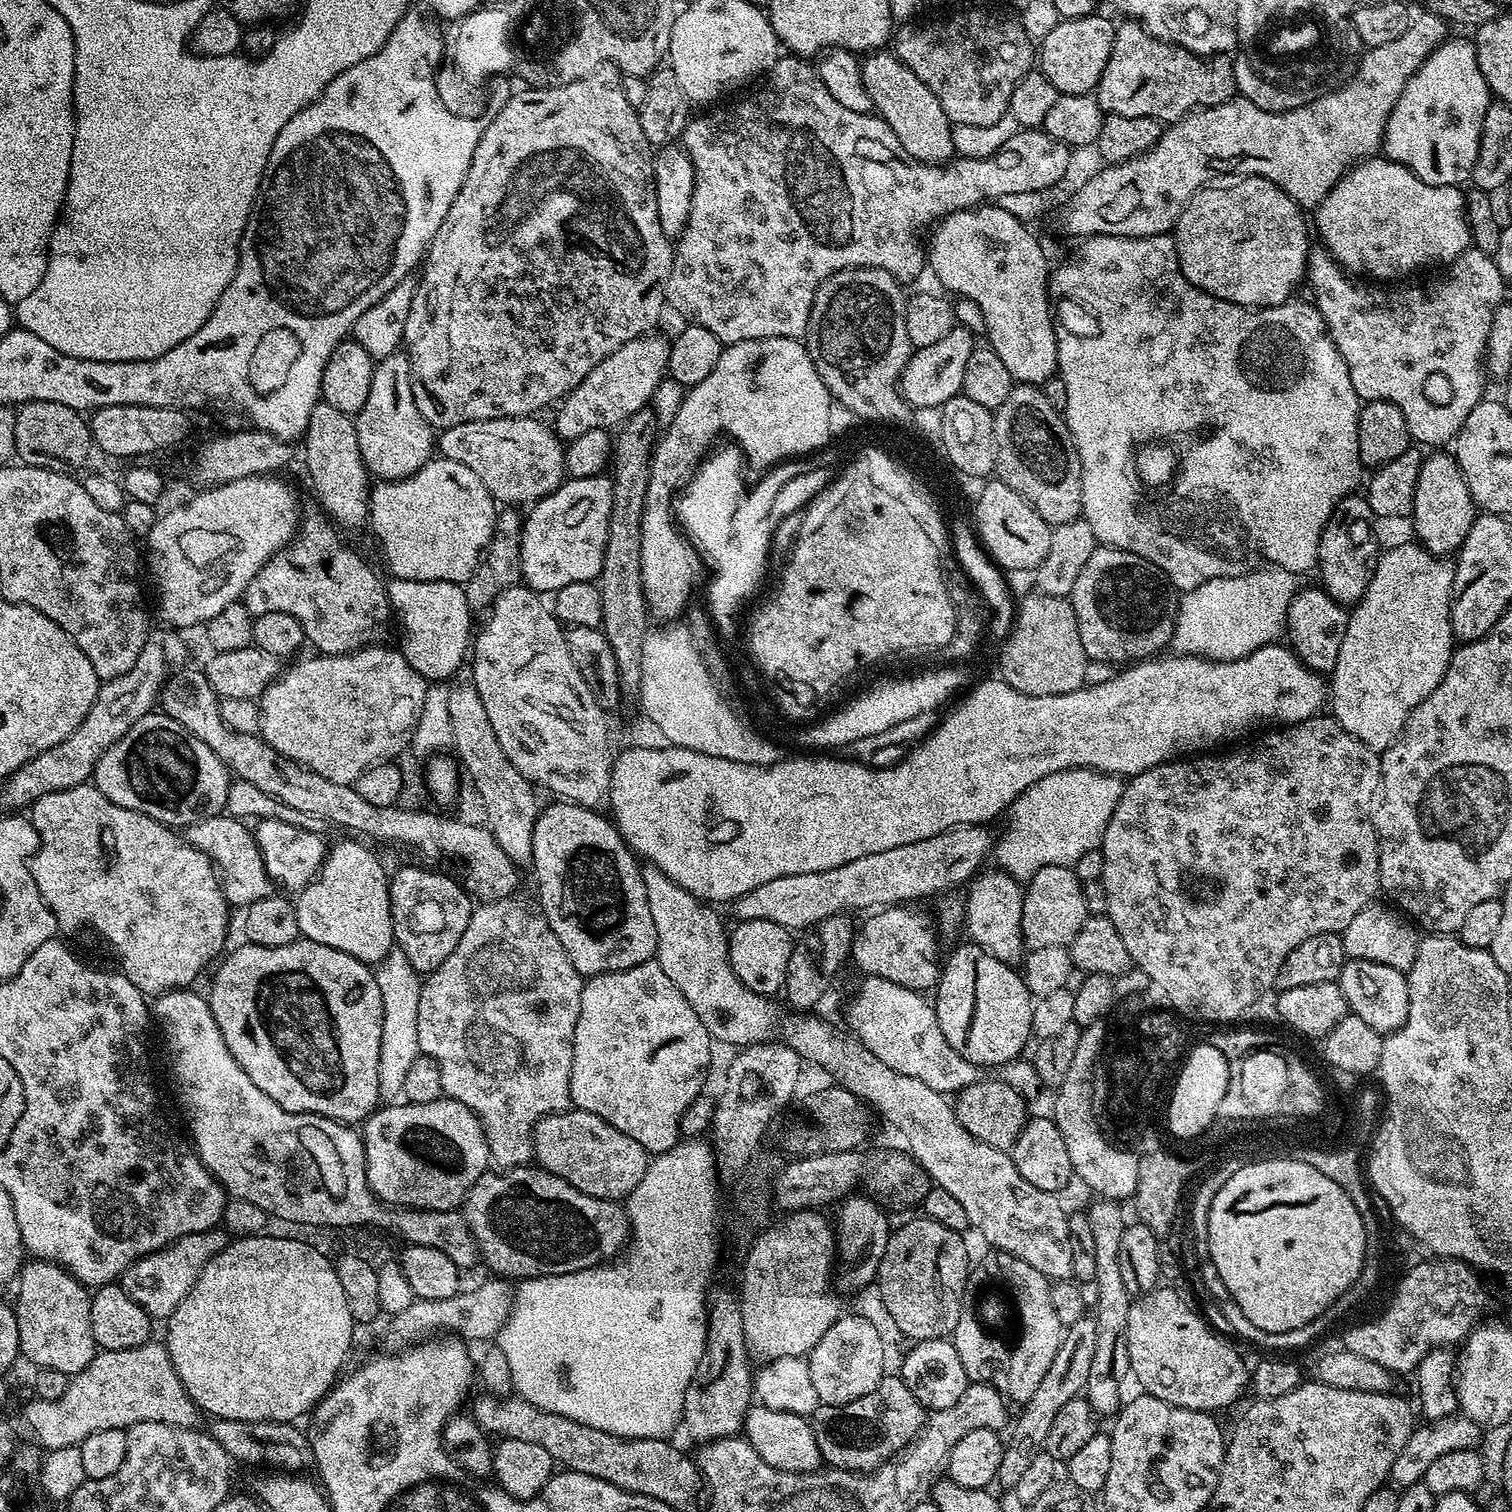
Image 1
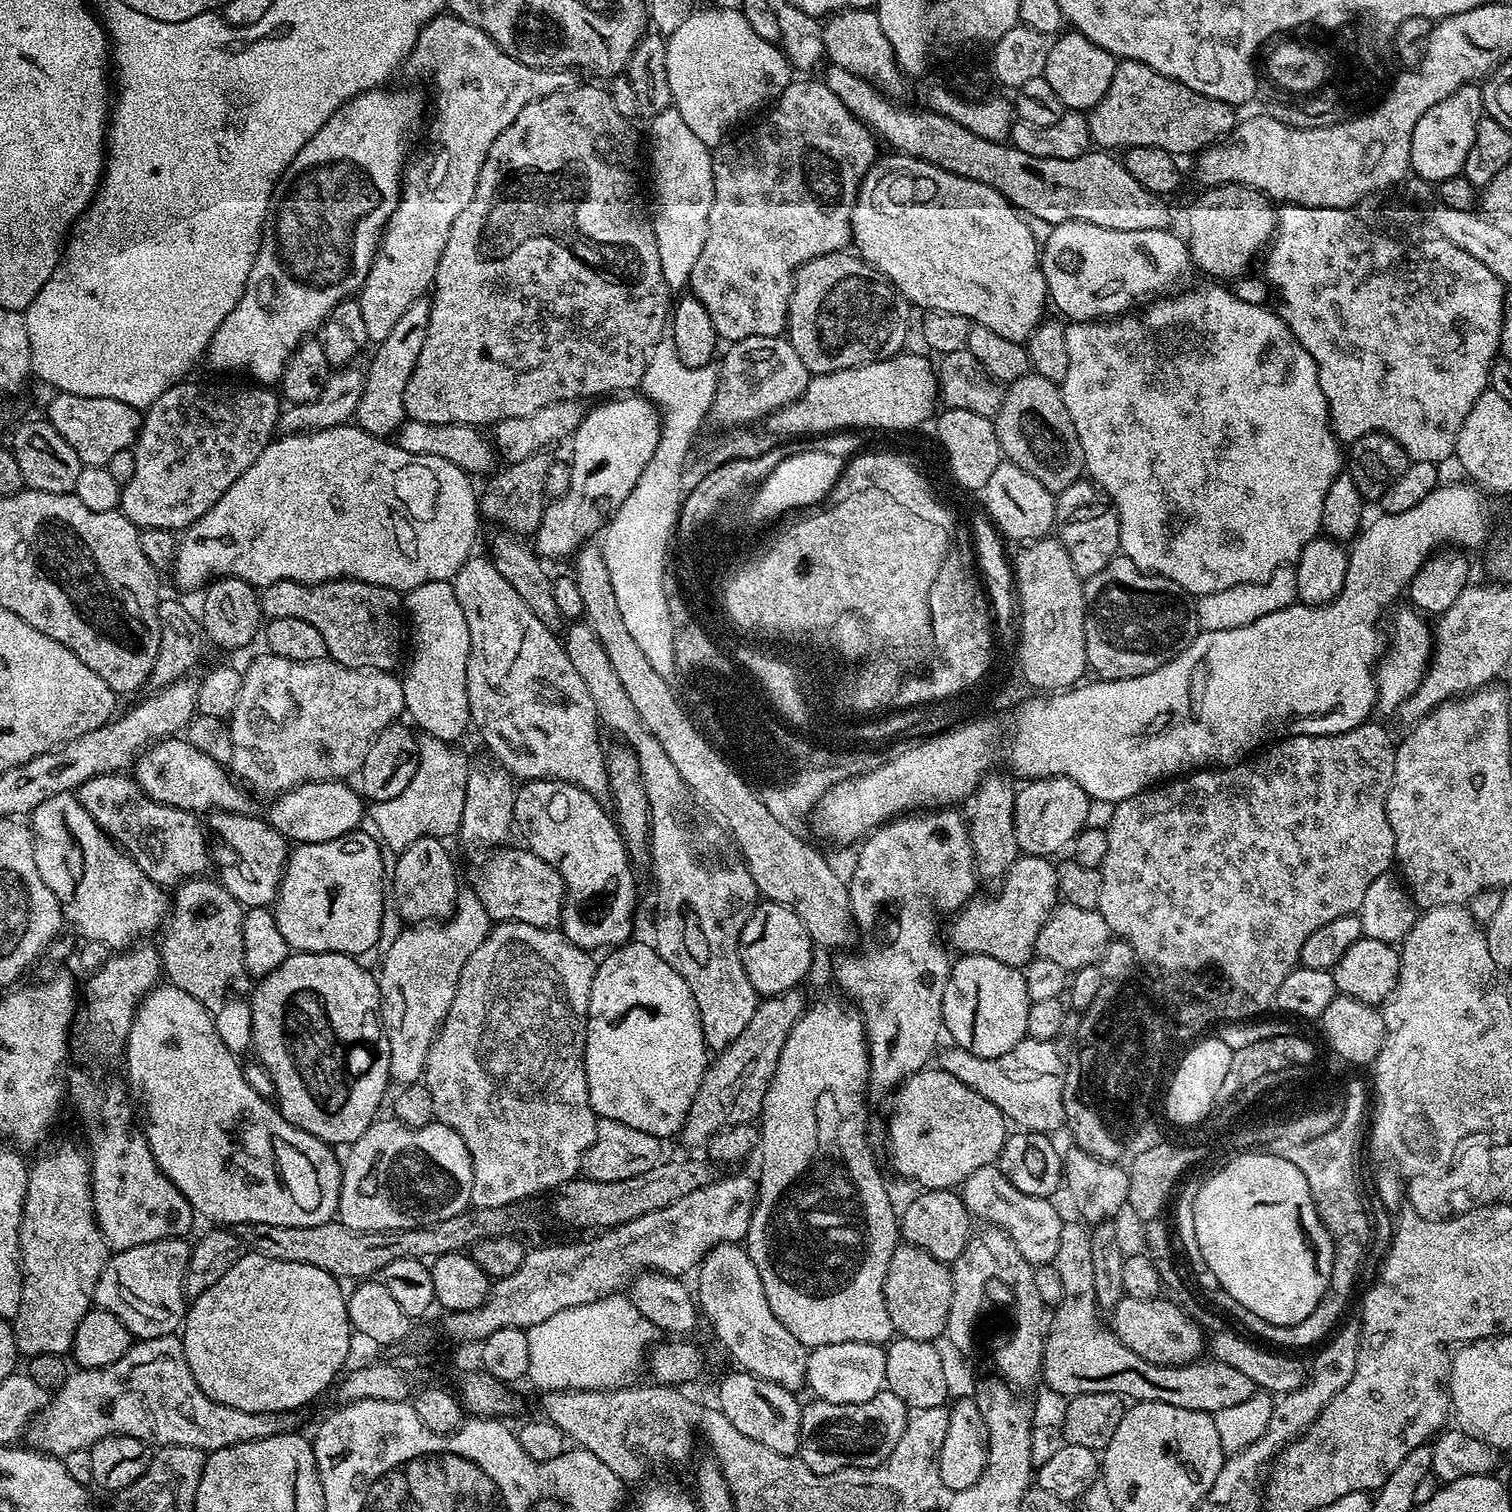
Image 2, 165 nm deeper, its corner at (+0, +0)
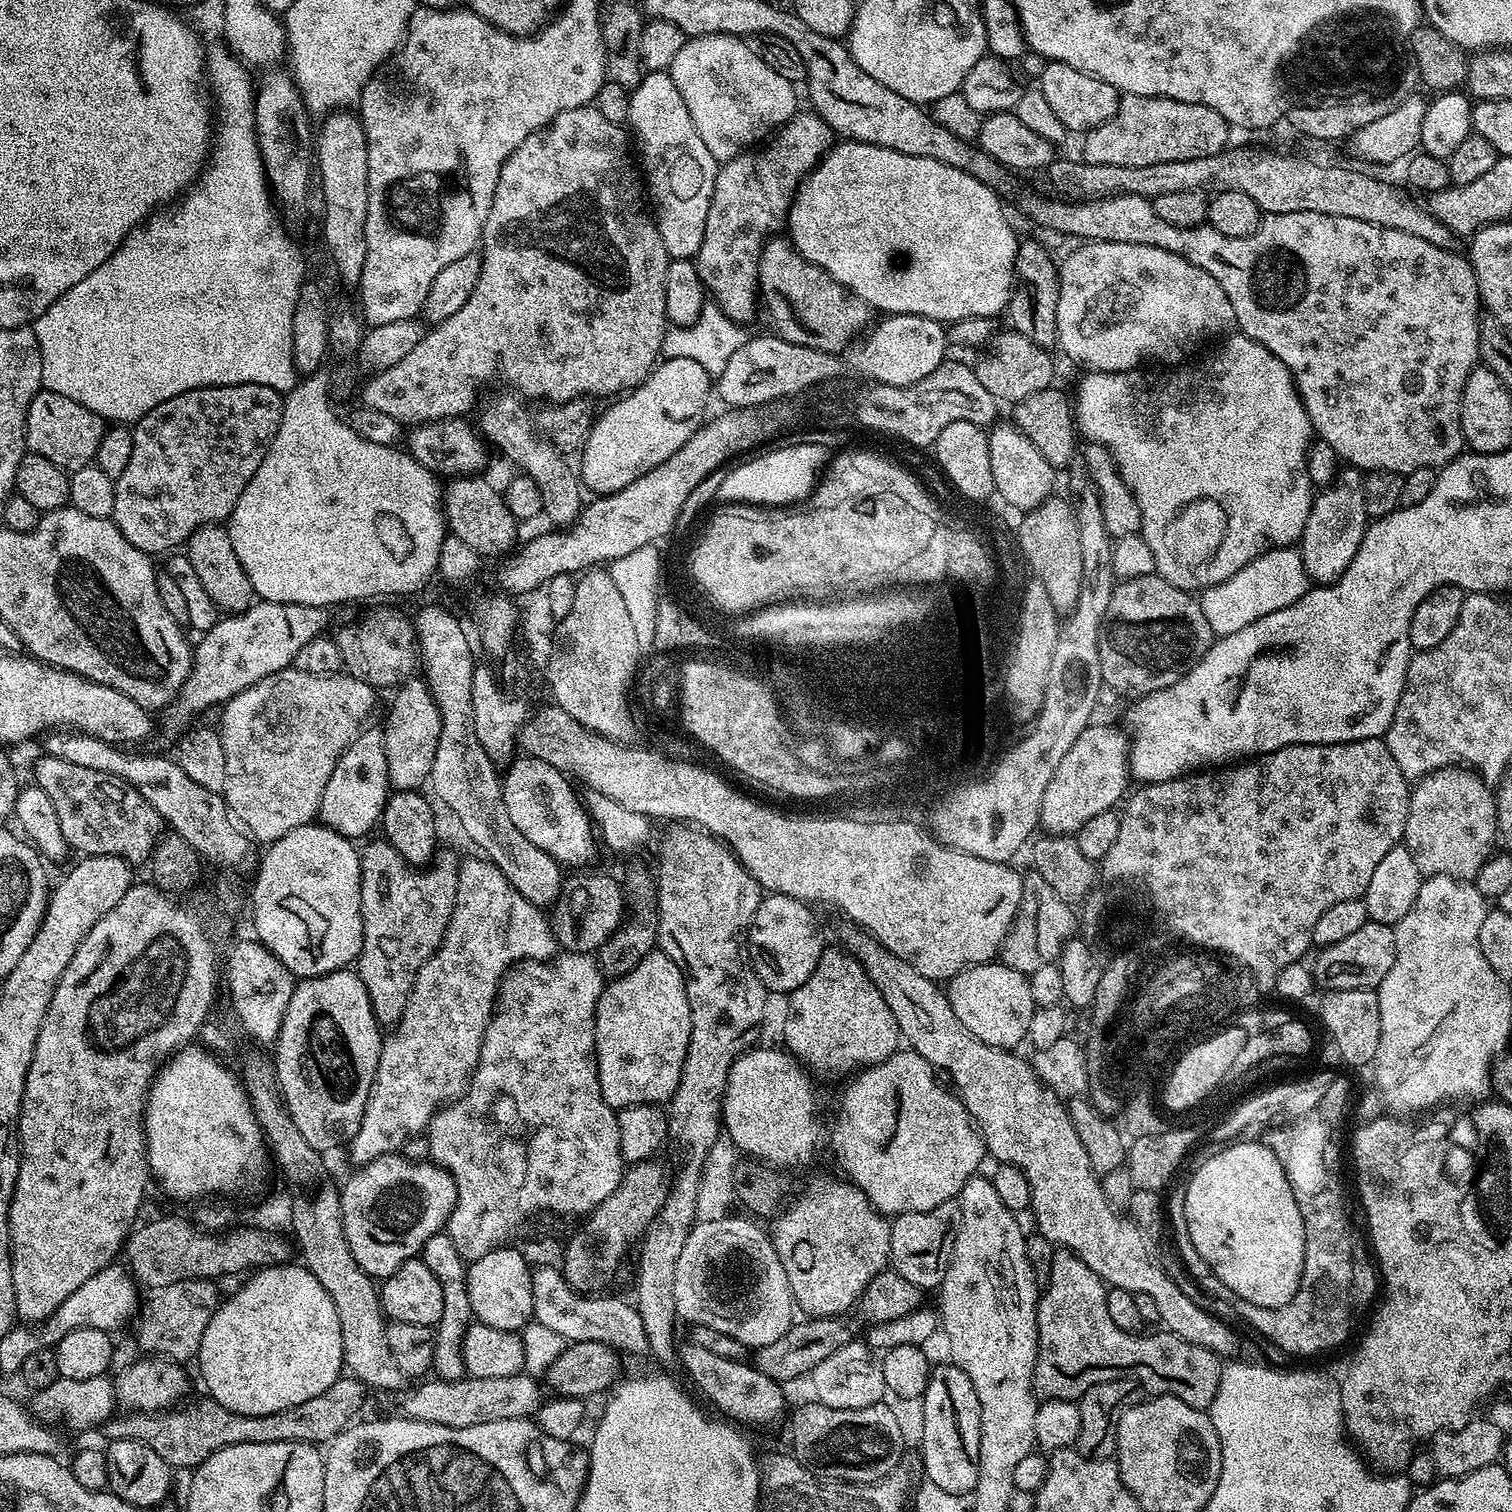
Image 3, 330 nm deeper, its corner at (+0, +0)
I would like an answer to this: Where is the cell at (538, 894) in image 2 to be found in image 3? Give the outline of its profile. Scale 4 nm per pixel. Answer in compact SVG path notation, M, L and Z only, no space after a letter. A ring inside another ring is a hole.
M572 876L560 885L560 896L550 908L550 925L564 952L595 953L626 919L624 890L612 876Z

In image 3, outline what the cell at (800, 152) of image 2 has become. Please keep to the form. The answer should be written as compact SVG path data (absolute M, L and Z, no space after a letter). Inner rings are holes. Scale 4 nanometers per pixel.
M797 111L763 146L723 161L716 170L714 194L710 198L710 210L706 210L706 230L702 234L702 246L696 251L694 259L711 303L717 304L726 318L741 326L748 326L756 316L758 273L764 241L777 235L787 225L788 207L792 205L800 183L820 163L834 143L832 127L817 116L815 111L807 111Z

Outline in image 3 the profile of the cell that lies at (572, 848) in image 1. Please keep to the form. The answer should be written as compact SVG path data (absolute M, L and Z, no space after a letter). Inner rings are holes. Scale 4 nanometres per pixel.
M527 754L513 759L507 765L508 773L502 776L500 789L506 810L514 826L538 850L546 850L550 858L557 860L565 869L575 864L588 864L596 856L598 836L587 807L576 797L573 781L565 773L550 766L550 762Z

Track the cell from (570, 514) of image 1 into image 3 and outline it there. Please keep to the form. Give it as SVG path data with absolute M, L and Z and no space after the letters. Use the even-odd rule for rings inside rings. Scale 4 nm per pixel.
M664 358L653 368L652 373L631 392L613 399L612 404L604 413L597 415L592 422L592 428L588 431L582 445L580 456L580 468L578 464L578 476L583 487L592 491L596 496L609 496L612 492L622 490L630 486L642 474L654 470L674 450L681 446L686 446L686 438L700 429L700 425L706 419L704 411L708 408L708 395L714 392L713 377L698 366L698 362L693 362L691 358Z

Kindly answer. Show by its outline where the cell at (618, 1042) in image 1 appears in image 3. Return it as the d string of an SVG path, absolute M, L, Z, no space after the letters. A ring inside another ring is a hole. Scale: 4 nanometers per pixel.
M654 950L630 970L630 974L615 977L611 982L605 983L596 1003L596 1065L598 1066L598 1086L602 1090L602 1098L613 1110L638 1106L639 1104L659 1104L667 1105L672 1099L674 1090L678 1090L678 1078L682 1078L682 1062L686 1058L686 1050L690 1042L690 1002L686 998L686 986L684 976L680 972L679 966L662 951Z

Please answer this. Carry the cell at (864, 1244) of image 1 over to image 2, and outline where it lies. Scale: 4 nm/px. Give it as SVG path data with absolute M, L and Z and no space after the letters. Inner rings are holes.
M951 807L901 815L880 825L860 846L860 853L856 852L854 856L856 865L852 868L852 877L849 875L846 880L860 952L848 950L840 954L845 956L837 958L832 972L836 975L837 986L864 1020L871 1091L891 1093L909 1076L929 1067L931 1060L928 1059L940 1040L940 1032L942 1036L942 994L946 994L953 961L948 960L949 949L946 944L944 949L940 941L936 908L940 912L955 914L977 895L976 856L969 821L967 824Z

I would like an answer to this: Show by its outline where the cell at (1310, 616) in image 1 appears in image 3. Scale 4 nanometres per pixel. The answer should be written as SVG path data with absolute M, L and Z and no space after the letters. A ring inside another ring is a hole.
M1348 466L1339 473L1337 483L1323 489L1313 499L1310 518L1306 518L1304 532L1298 541L1298 551L1309 581L1317 585L1335 584L1340 580L1342 574L1346 574L1350 562L1354 562L1358 546L1362 546L1364 530L1370 523L1370 517L1366 514L1361 484L1360 469Z

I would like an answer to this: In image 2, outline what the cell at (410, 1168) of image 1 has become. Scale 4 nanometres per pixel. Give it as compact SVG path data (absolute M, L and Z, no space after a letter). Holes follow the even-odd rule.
M377 1118L347 1149L348 1157L340 1172L339 1223L359 1232L397 1232L422 1228L469 1211L474 1186L472 1155L460 1135L450 1126L433 1122L421 1128L406 1126L401 1120Z

